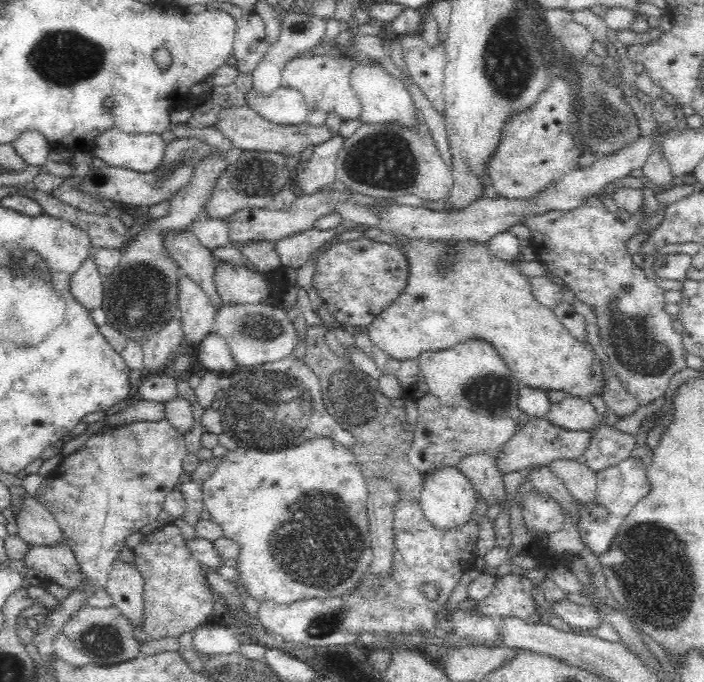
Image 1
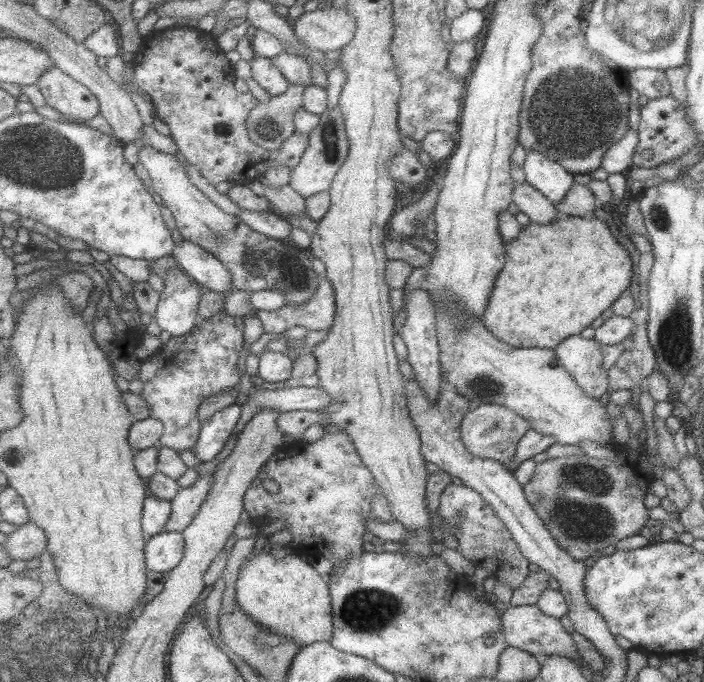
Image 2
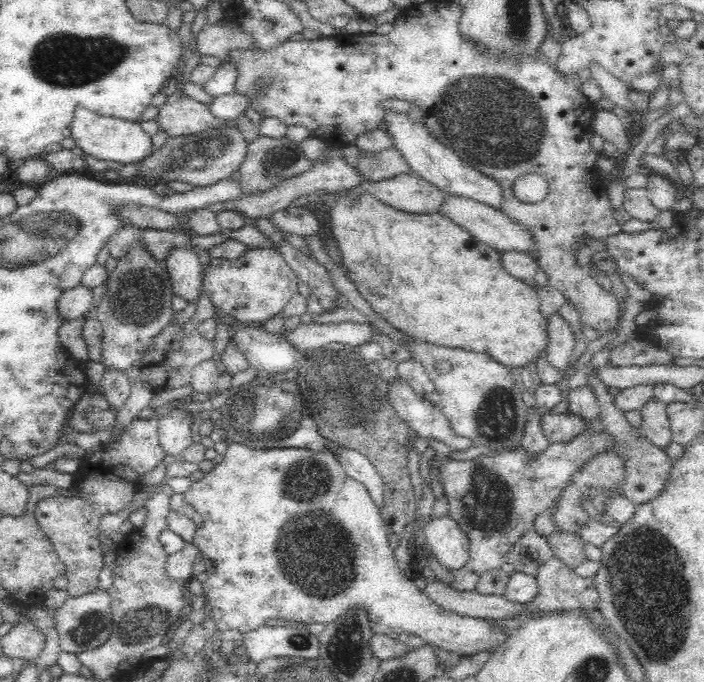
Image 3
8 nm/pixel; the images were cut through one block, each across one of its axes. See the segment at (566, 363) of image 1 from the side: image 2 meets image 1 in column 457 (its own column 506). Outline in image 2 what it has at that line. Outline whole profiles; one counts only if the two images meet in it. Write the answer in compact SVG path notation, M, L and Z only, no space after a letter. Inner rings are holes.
M559 215L555 220L551 220L548 224L533 224L529 223L527 226L522 226L519 235L511 241L504 242L505 248L505 263L501 271L497 274L491 294L487 298L485 310L481 318L482 326L501 343L507 344L514 348L547 348L554 350L559 342L572 335L579 335L591 322L600 316L604 310L607 310L620 294L627 290L632 277L633 262L627 253L627 250L617 243L613 234L608 230L605 222L597 220L597 218L590 216L581 217L576 216L562 216Z

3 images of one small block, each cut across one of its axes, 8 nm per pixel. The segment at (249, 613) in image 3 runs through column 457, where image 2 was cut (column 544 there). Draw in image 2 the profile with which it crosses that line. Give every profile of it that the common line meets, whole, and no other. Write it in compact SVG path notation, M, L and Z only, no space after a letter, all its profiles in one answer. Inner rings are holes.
M509 604L506 610L500 614L500 628L507 646L519 648L519 650L539 658L547 655L559 655L570 658L576 662L577 666L585 665L585 660L581 660L577 654L572 636L565 631L565 628L559 623L559 619L543 614L535 605L513 606Z

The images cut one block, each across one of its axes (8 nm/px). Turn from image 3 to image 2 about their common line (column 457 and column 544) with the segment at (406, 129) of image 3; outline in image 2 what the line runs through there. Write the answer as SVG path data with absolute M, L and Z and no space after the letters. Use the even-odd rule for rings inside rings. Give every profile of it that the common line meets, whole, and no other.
M537 151L525 152L522 170L525 181L535 187L547 201L558 204L565 197L573 183L573 174L568 173L559 163Z

